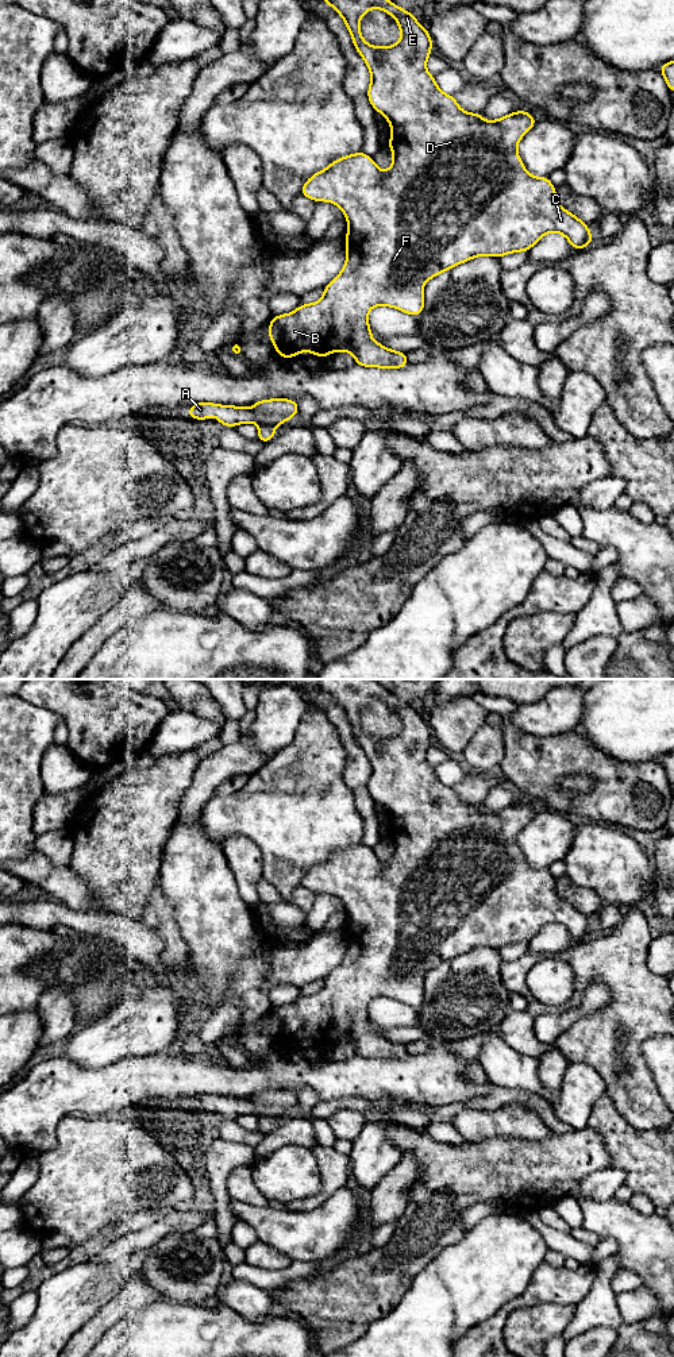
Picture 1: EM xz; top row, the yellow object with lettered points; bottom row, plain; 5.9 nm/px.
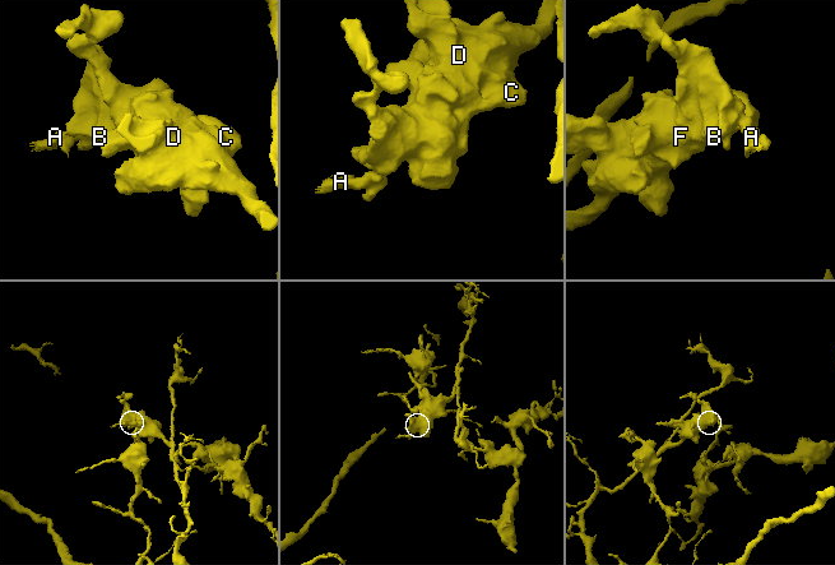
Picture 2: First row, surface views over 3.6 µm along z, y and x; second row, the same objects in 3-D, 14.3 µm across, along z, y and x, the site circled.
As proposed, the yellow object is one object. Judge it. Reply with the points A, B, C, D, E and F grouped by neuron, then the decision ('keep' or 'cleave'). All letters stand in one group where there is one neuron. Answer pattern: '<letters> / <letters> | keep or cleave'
A / B C D E F | cleave

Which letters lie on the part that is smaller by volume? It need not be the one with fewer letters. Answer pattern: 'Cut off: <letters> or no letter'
Cut off: A

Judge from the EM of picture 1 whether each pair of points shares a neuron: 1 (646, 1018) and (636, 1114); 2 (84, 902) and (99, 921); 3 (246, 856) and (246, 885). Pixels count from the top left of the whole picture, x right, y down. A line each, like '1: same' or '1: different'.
1: same
2: different
3: same

